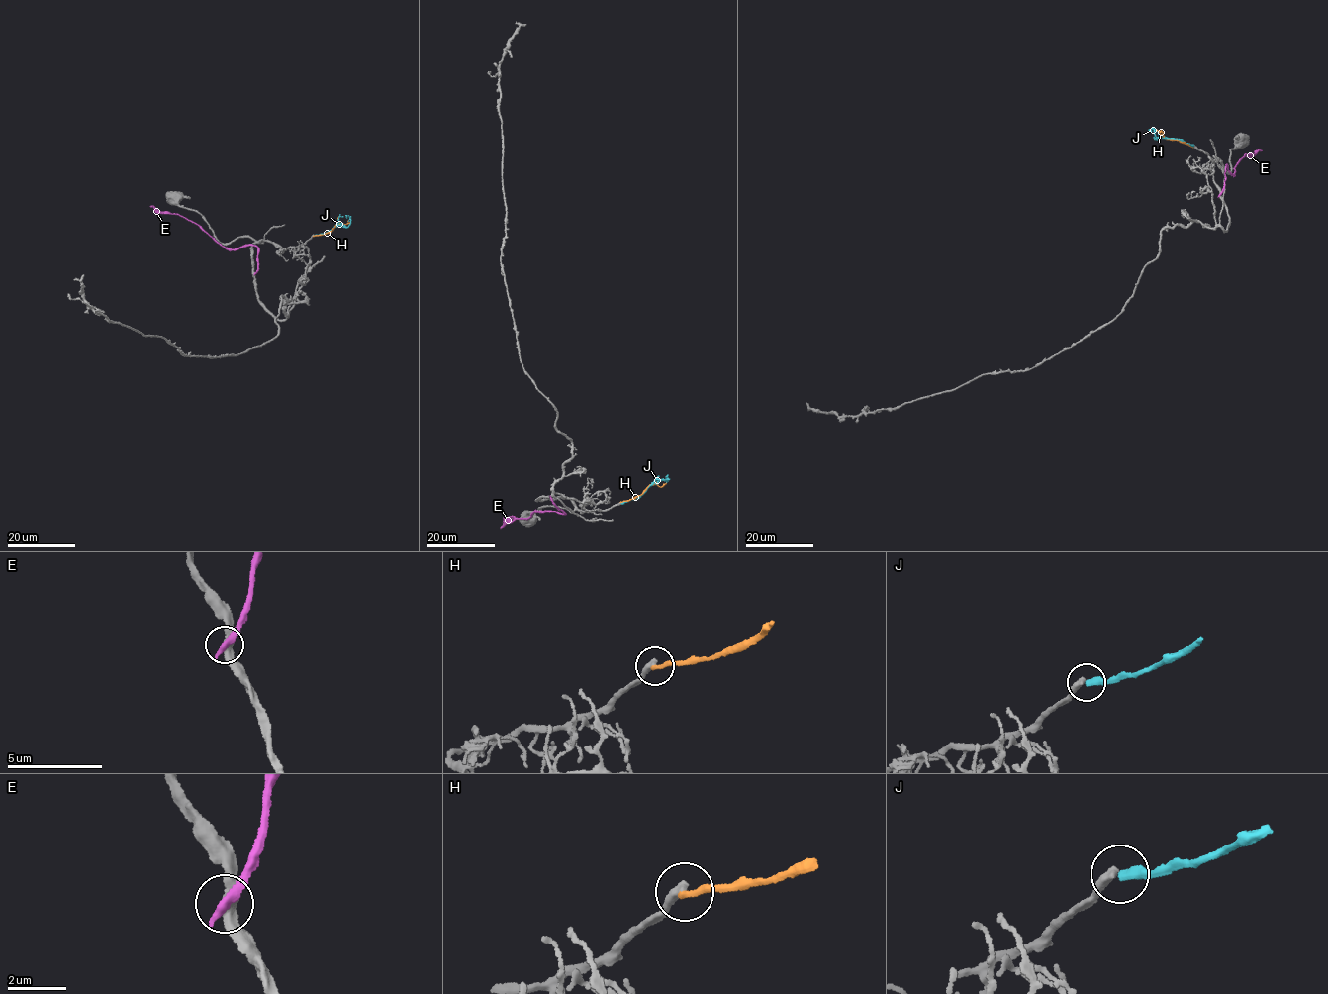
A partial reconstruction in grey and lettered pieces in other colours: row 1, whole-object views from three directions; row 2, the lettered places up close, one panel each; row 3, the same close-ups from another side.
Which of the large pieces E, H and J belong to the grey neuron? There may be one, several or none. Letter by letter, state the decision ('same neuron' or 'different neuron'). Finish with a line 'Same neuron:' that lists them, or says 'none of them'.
E: different neuron
H: different neuron
J: different neuron
Same neuron: none of them

